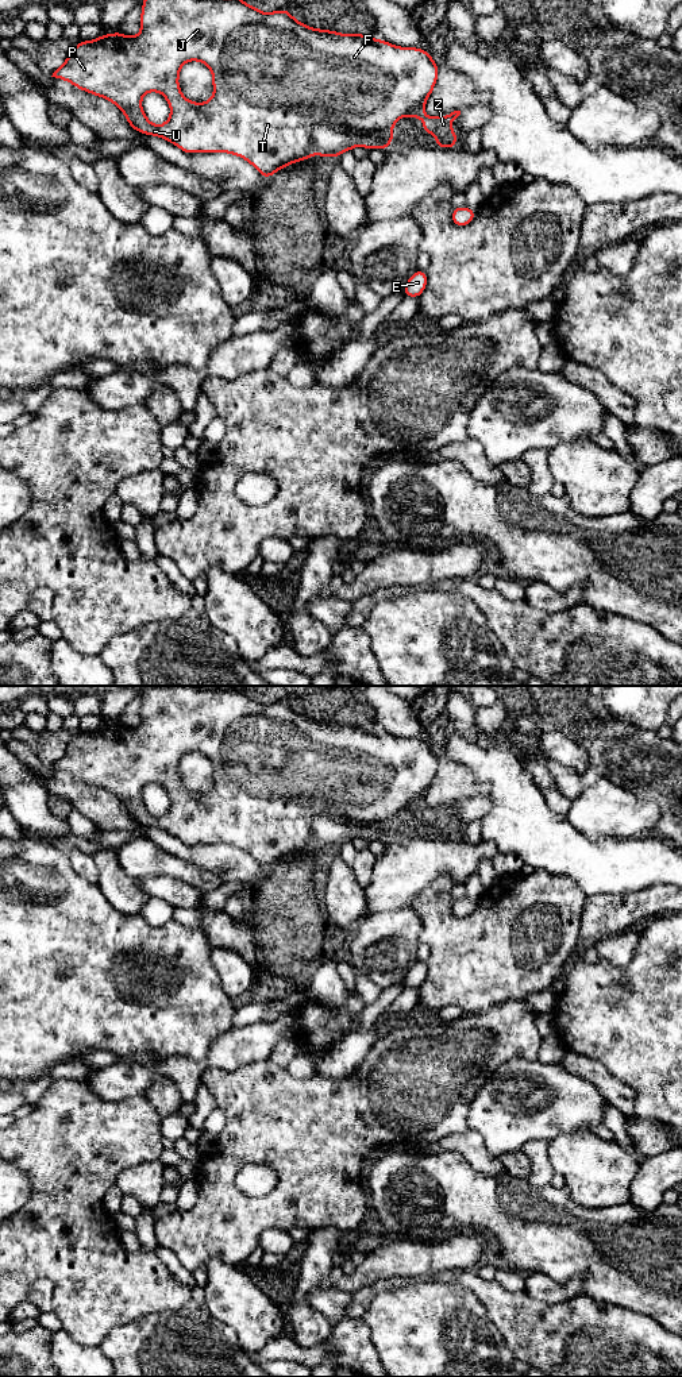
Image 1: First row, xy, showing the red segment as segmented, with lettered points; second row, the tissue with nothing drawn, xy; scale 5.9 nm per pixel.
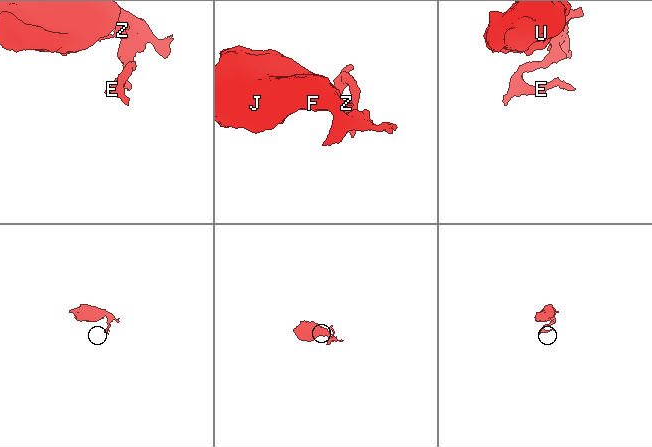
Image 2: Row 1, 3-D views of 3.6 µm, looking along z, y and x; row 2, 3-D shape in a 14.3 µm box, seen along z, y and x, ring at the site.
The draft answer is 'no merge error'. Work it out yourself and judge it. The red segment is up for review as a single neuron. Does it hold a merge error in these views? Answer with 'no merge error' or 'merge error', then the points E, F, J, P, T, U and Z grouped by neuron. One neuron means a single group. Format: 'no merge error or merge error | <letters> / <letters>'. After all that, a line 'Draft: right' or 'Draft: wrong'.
merge error | E F J P T U / Z
Draft: wrong

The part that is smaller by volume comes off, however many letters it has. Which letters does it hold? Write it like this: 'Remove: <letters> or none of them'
Remove: Z

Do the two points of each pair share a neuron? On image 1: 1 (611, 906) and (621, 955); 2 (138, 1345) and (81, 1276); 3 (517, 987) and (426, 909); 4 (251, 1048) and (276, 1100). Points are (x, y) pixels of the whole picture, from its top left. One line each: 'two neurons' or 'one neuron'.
1: two neurons
2: two neurons
3: one neuron
4: two neurons

